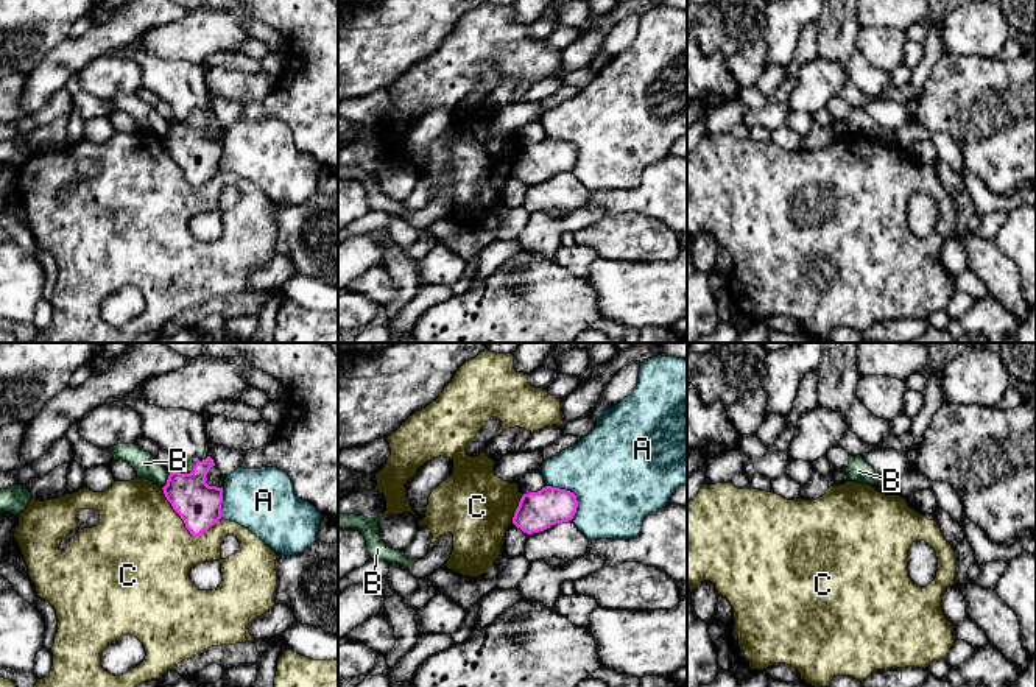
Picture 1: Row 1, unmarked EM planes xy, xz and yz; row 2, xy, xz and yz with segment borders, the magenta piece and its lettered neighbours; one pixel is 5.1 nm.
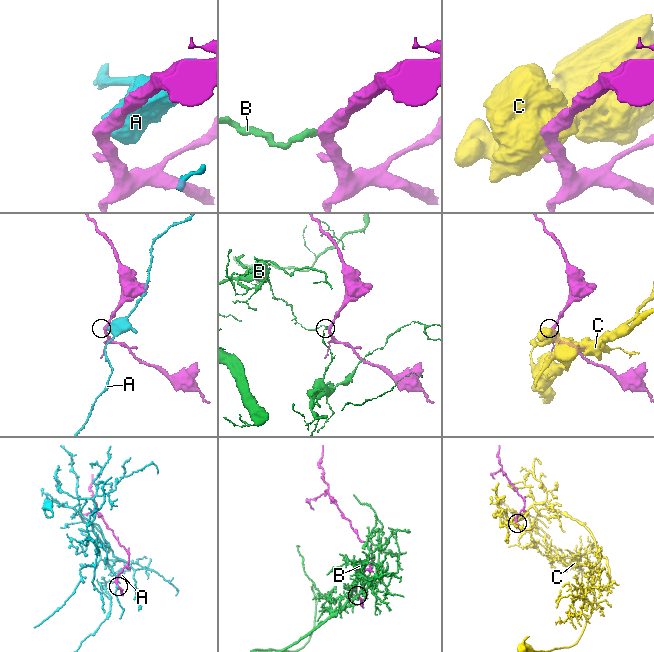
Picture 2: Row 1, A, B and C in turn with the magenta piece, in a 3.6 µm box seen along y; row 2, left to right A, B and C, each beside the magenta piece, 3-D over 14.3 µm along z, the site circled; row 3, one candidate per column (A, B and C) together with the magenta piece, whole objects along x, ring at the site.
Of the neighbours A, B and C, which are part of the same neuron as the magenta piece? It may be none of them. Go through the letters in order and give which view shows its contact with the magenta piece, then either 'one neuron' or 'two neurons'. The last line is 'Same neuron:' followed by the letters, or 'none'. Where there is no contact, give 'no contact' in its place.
A: contact in xz; two neurons
B: contact in xy; two neurons
C: contact in xy; two neurons
Same neuron: none

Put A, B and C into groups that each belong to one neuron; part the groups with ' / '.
A / B / C

